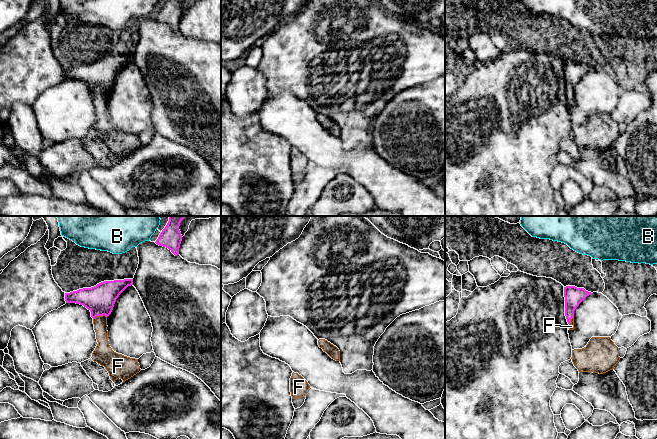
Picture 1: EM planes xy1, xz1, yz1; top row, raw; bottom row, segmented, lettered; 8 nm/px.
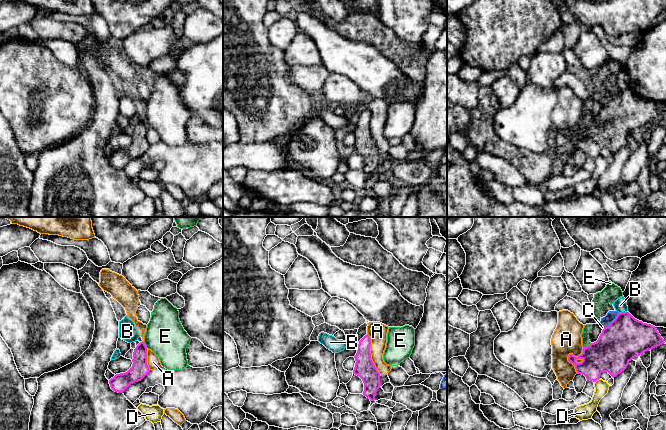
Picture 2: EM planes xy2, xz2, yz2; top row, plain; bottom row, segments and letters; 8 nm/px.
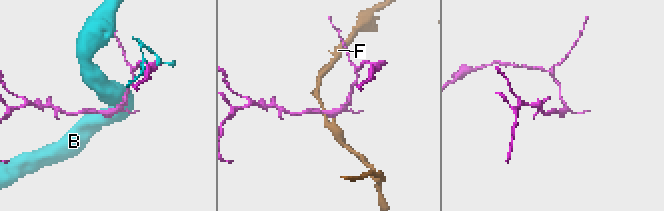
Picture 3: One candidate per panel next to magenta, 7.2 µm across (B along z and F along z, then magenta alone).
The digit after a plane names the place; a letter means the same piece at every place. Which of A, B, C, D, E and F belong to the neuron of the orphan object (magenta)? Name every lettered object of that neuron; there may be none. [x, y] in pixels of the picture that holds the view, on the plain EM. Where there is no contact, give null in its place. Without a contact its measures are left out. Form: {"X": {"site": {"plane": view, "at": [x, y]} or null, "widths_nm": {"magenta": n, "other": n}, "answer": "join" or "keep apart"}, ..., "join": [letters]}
{"A": {"site": {"plane": "yz2", "at": [568, 132]}, "widths_nm": {"magenta": 240, "other": 240}, "answer": "keep apart"}, "B": {"site": {"plane": "yz2", "at": [622, 88]}, "widths_nm": {"magenta": 340, "other": 110}, "answer": "keep apart"}, "C": {"site": {"plane": "yz2", "at": [612, 97]}, "widths_nm": {"magenta": 340, "other": 80}, "answer": "keep apart"}, "D": {"site": {"plane": "yz2", "at": [596, 156]}, "widths_nm": {"magenta": 320, "other": 110}, "answer": "keep apart"}, "E": {"site": {"plane": "yz2", "at": [588, 121]}, "widths_nm": {"magenta": 320, "other": 60}, "answer": "keep apart"}, "F": {"site": {"plane": "xy1", "at": [99, 91]}, "widths_nm": {"magenta": 240, "other": 110}, "answer": "join"}, "join": ["F"]}

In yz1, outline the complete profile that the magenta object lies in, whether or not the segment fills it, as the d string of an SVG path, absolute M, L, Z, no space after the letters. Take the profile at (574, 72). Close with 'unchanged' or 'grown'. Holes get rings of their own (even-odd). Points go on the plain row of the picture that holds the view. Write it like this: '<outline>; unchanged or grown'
M575 62L564 63L565 73L565 92L569 100L569 106L574 105L574 87L579 80L589 71L591 68L586 67L584 64L577 64Z; grown

